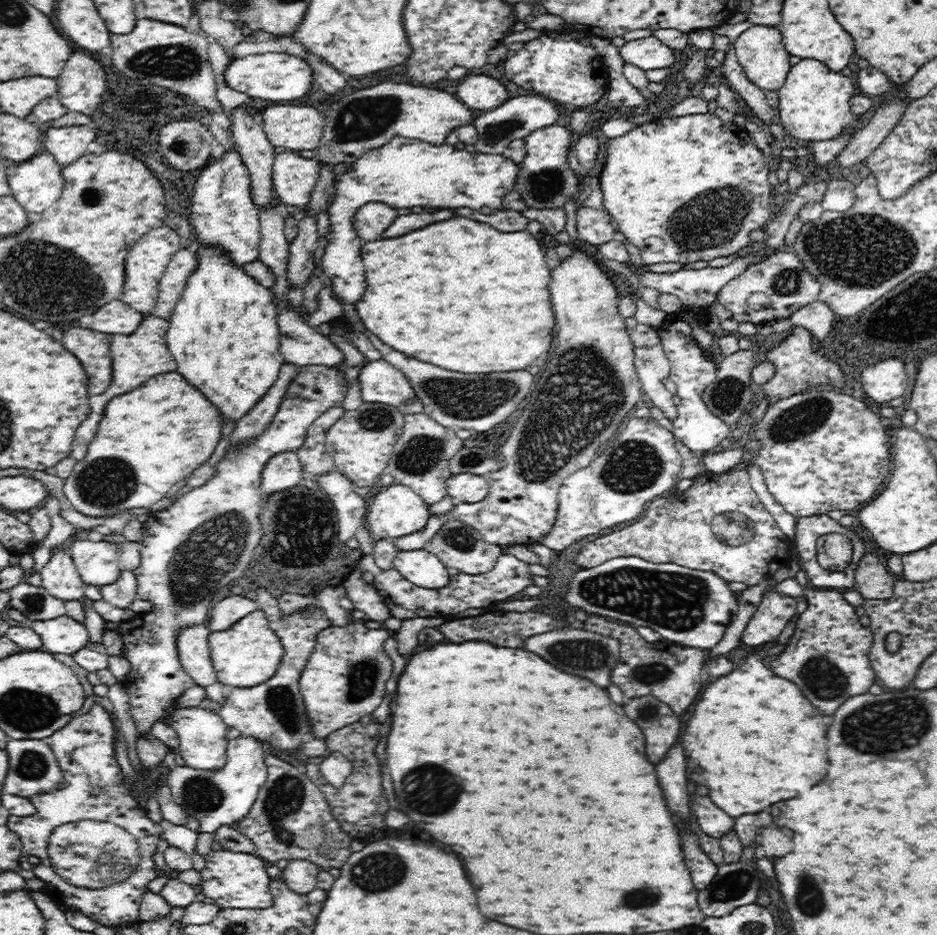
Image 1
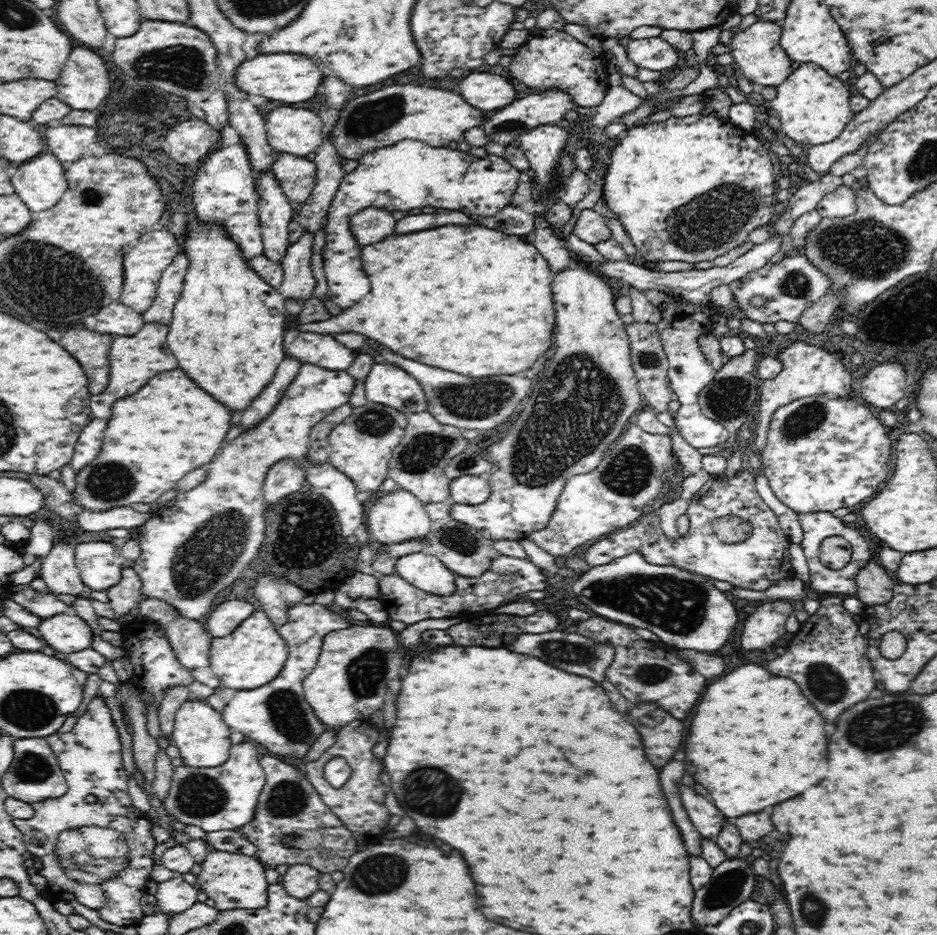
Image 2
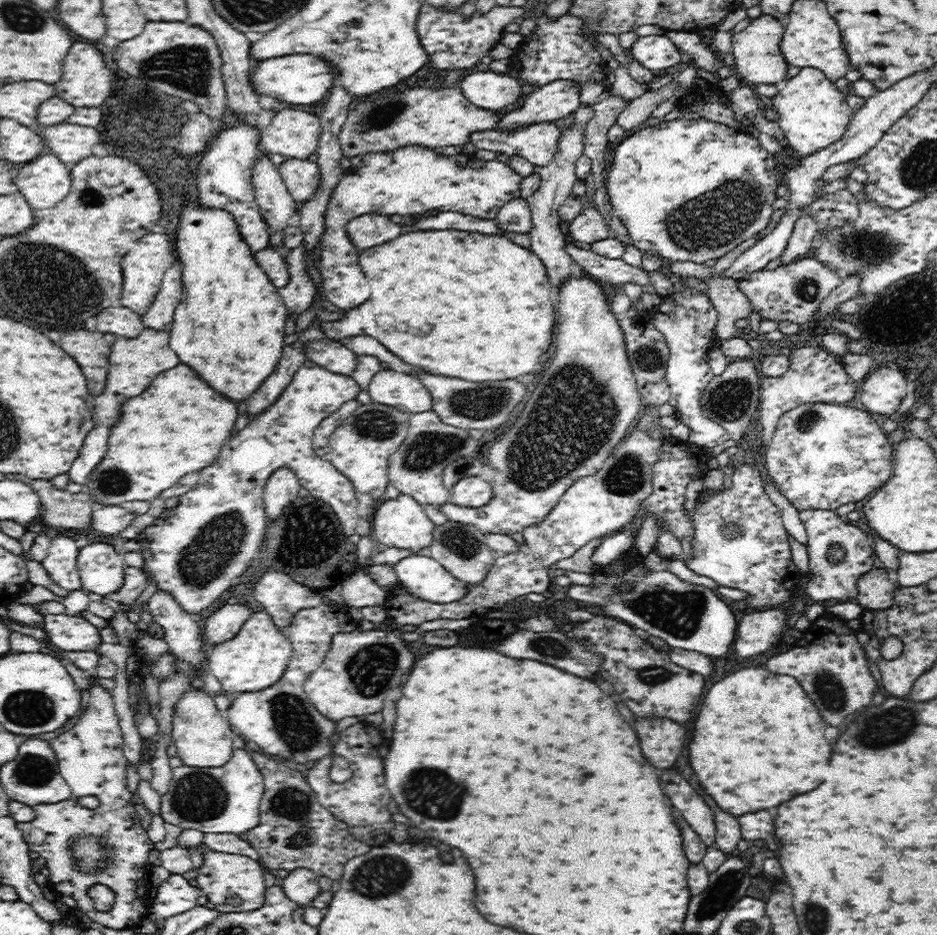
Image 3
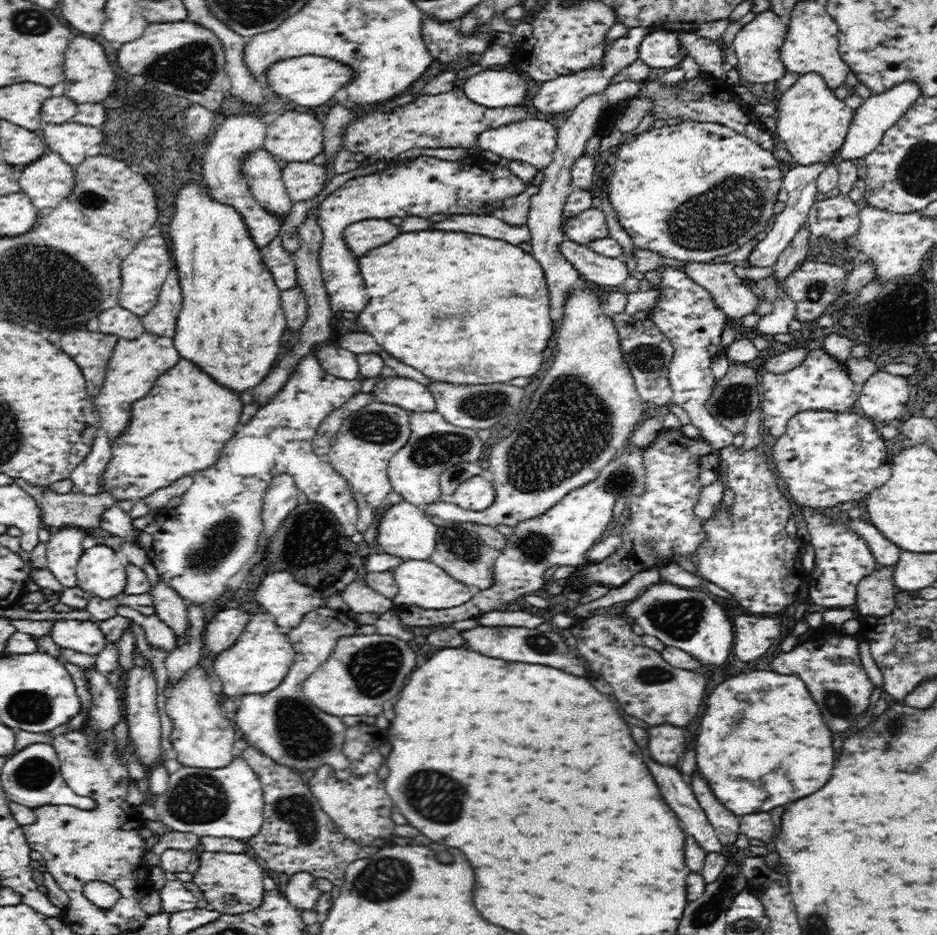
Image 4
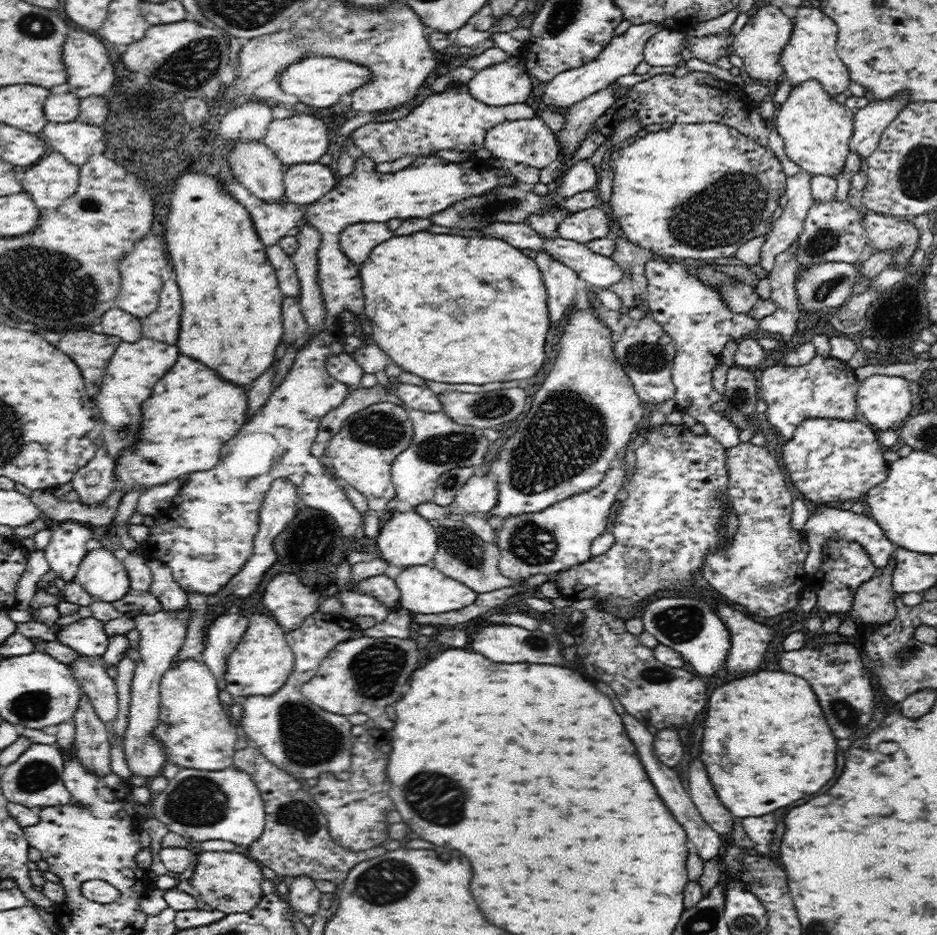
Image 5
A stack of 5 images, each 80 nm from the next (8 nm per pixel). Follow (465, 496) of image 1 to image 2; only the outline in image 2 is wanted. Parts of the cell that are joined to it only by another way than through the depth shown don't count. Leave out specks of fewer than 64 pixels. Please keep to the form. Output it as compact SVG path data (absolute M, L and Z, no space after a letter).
M466 475L449 482L450 502L466 505L482 504L491 493L489 481L476 475Z

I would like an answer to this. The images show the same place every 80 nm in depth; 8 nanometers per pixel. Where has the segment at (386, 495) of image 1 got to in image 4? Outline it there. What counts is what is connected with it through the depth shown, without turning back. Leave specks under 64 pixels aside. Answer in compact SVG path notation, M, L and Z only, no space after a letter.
M404 501L401 504L389 505L378 525L375 544L382 547L382 553L408 560L429 560L436 550L437 527L431 518L422 511L421 506Z

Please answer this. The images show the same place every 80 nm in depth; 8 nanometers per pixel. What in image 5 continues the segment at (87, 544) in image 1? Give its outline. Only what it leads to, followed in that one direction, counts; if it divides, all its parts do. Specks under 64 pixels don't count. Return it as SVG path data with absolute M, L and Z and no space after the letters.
M104 548L89 552L74 580L100 602L113 603L132 593L128 571L113 552Z

